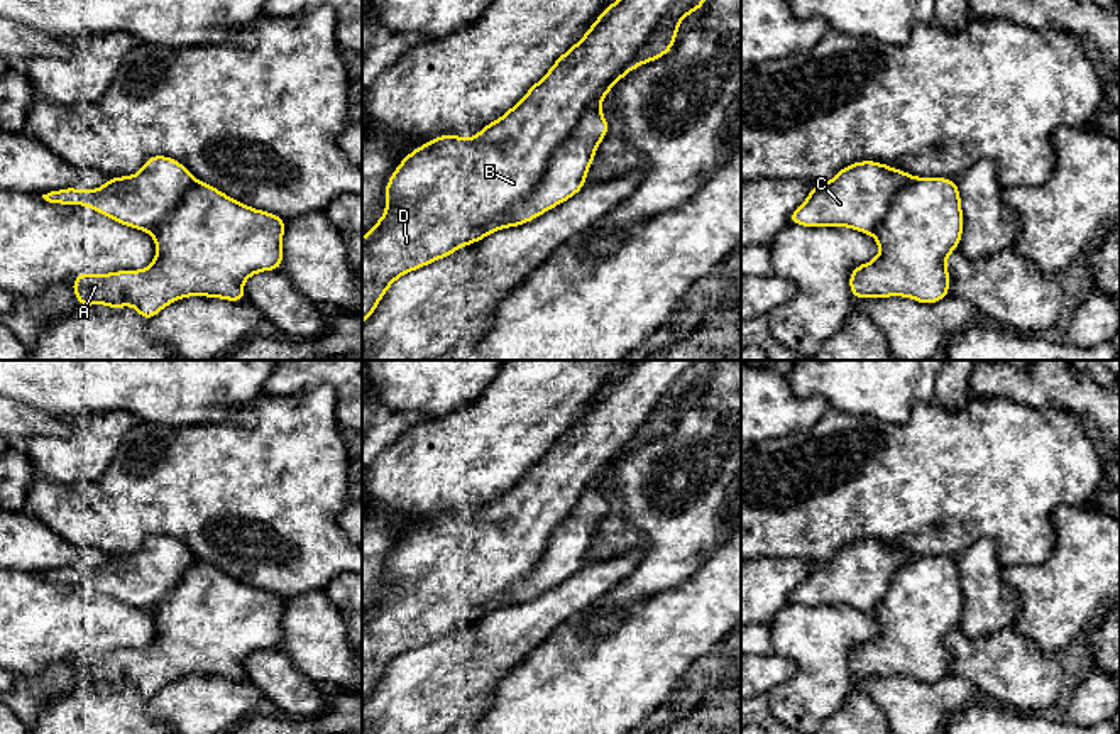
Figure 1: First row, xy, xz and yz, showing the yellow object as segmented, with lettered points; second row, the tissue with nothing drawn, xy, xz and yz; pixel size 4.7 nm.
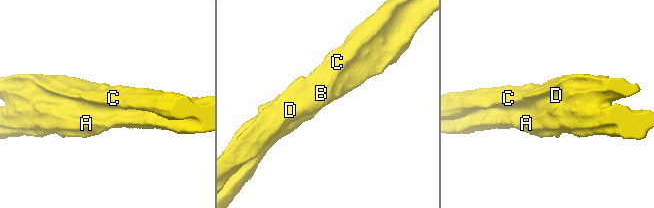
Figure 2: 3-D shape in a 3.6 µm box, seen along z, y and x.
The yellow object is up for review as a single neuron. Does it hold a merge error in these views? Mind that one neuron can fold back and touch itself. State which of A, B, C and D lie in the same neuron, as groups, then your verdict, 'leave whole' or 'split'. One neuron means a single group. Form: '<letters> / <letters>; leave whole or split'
A / B C D; split

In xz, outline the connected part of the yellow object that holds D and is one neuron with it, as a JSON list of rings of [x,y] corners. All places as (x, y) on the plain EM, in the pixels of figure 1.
[[[636,360],[508,492],[474,518],[443,512],[399,541],[386,563],[387,589],[362,616],[362,704],[398,656],[499,609],[508,590],[533,572],[555,528],[570,516],[596,474],[628,446],[668,389],[697,362],[702,360]]]

